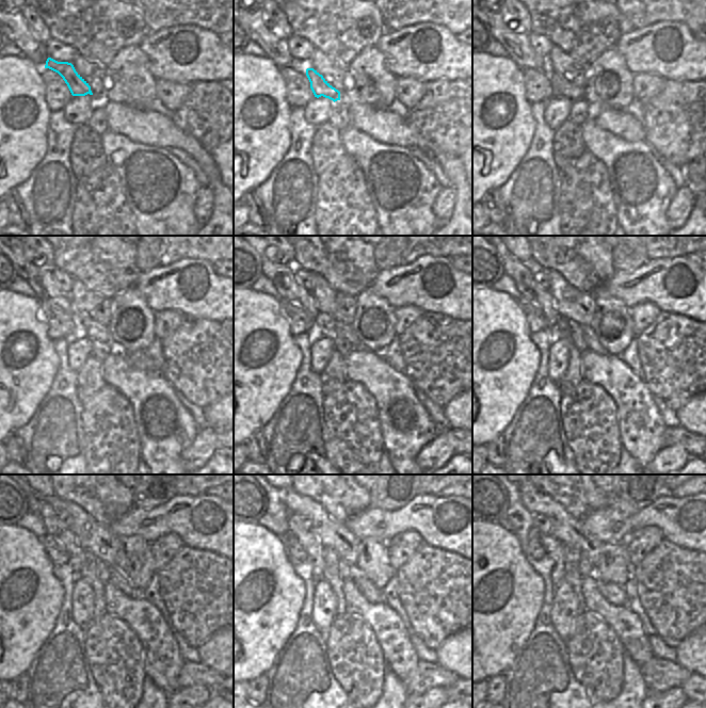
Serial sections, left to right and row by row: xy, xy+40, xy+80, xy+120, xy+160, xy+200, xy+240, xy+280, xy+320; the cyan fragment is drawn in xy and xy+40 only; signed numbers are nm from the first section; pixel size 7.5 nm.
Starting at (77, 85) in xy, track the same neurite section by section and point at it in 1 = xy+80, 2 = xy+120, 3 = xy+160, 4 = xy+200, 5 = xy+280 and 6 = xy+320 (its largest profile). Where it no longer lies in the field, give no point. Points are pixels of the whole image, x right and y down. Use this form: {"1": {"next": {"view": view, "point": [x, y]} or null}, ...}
{"1": {"next": {"view": "xy+80", "point": [560, 86]}}, "2": {"next": {"view": "xy+120", "point": [96, 332]}}, "3": {"next": {"view": "xy+160", "point": [345, 331]}}, "4": {"next": {"view": "xy+200", "point": [590, 337]}}, "5": {"next": {"view": "xy+280", "point": [374, 595]}}, "6": {"next": {"view": "xy+320", "point": [614, 594]}}}

